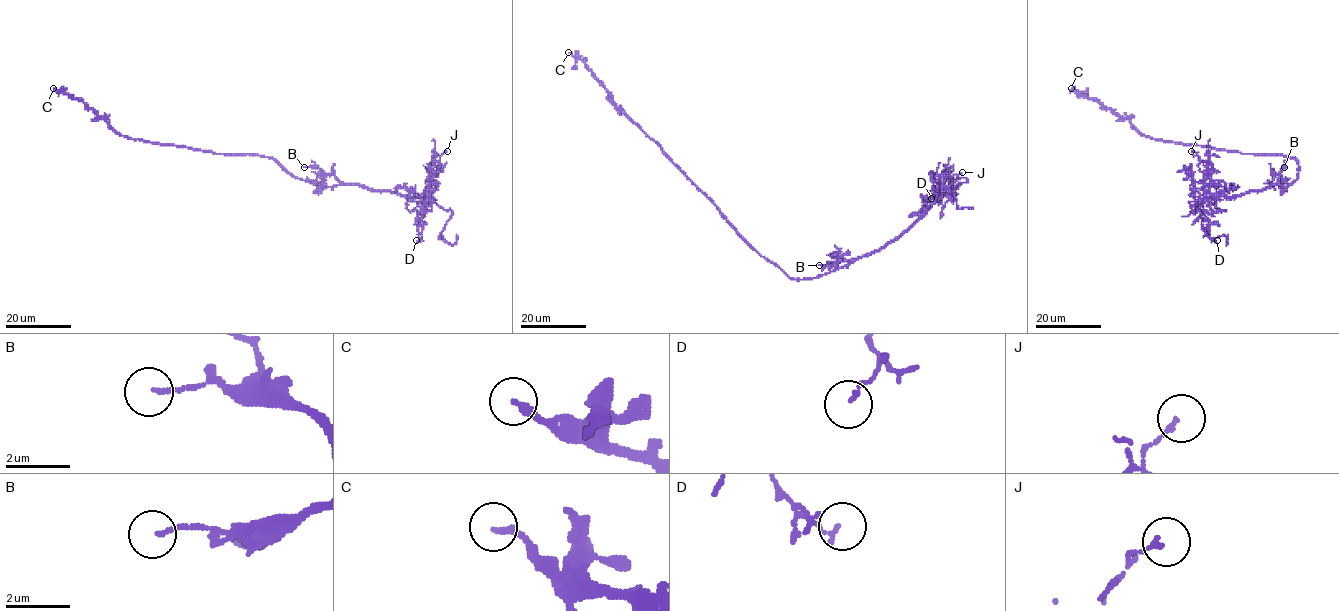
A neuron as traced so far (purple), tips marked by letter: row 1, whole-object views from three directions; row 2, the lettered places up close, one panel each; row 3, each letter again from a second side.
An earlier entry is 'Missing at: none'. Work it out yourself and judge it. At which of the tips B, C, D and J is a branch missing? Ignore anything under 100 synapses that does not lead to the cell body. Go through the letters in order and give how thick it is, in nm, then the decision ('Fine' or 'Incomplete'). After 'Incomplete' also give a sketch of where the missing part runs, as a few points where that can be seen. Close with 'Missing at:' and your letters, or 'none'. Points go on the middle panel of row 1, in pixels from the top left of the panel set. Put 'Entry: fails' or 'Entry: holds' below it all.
B: Thickness 130 nm. Fine
C: Thickness 200 nm. Fine
D: Thickness 120 nm. Fine
J: Thickness 130 nm. Fine
Missing at: none
Entry: holds

